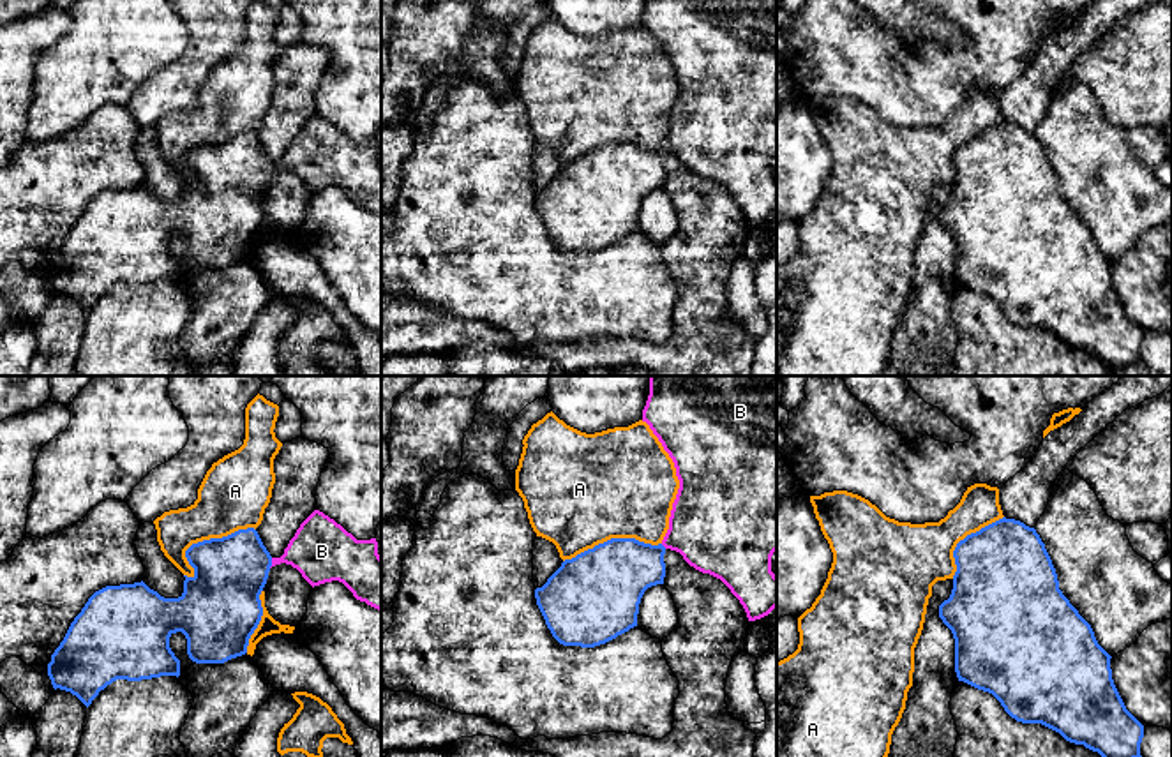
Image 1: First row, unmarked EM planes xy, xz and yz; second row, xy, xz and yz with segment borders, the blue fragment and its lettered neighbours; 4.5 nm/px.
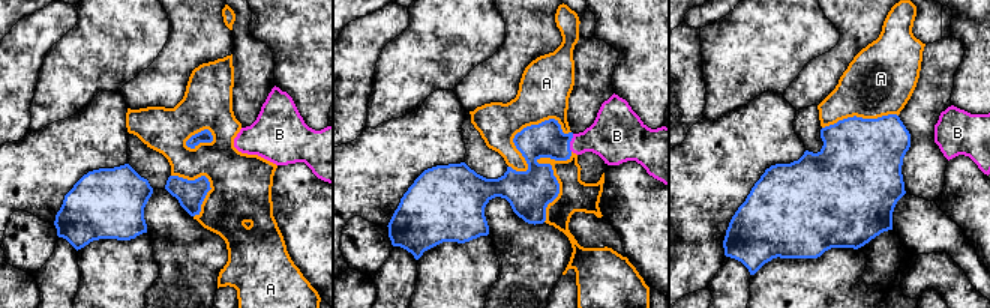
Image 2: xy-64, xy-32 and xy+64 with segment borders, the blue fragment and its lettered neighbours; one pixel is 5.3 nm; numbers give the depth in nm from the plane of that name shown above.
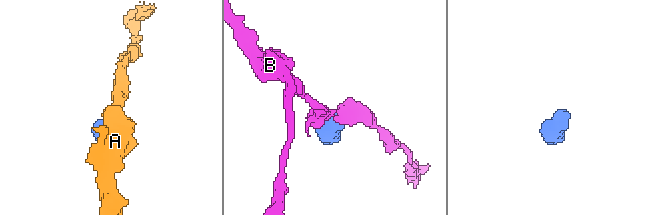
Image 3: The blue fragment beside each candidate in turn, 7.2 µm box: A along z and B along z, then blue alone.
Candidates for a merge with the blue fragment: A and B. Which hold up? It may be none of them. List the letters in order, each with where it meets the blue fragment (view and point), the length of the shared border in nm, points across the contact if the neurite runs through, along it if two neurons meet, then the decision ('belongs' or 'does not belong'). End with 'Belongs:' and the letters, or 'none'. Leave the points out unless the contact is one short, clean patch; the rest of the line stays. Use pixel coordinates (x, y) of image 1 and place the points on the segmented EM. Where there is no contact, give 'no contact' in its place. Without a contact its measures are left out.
A: contact xy (203, 540); length 400 nm; does not belong
B: contact xy (270, 563); length 50 nm; way xy (230, 572), (239, 563), (270, 563), (306, 551), (322, 551); belongs
Belongs: B

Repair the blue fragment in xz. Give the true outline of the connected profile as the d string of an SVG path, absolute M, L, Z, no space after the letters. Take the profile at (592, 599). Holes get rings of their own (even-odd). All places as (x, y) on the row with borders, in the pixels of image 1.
M648 376L650 395L642 409L642 422L650 425L662 443L664 450L674 462L680 489L672 503L669 529L658 545L644 543L635 538L611 538L595 545L561 566L547 579L542 588L535 589L537 605L545 619L552 637L563 646L595 648L637 626L639 603L644 591L651 586L664 584L667 549L676 551L683 559L702 573L720 579L743 605L748 621L768 616L777 607L777 575L771 572L771 556L777 551L777 376Z

